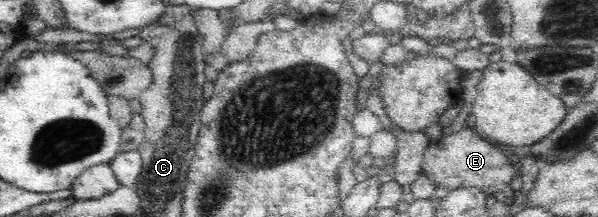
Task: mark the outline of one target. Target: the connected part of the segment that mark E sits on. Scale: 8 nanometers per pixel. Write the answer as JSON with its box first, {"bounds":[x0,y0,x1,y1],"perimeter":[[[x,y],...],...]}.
{"bounds":[422,123,514,196],"perimeter":[[[470,123],[456,133],[441,136],[437,141],[430,142],[424,150],[422,174],[426,175],[437,187],[456,190],[462,187],[476,187],[486,196],[495,192],[509,192],[510,183],[514,178],[514,165],[500,149],[490,145]]]}

